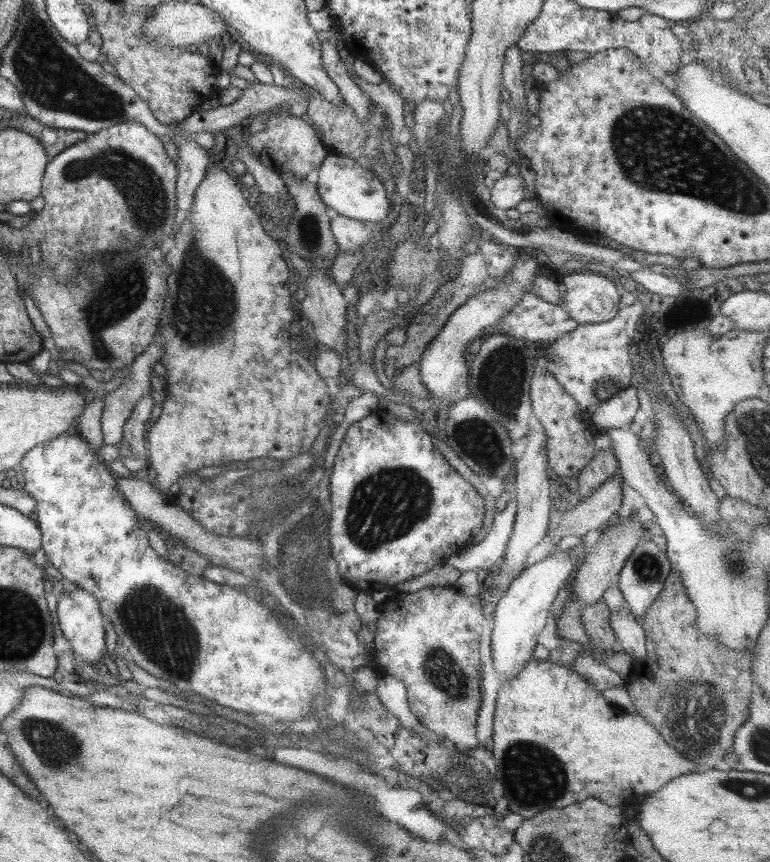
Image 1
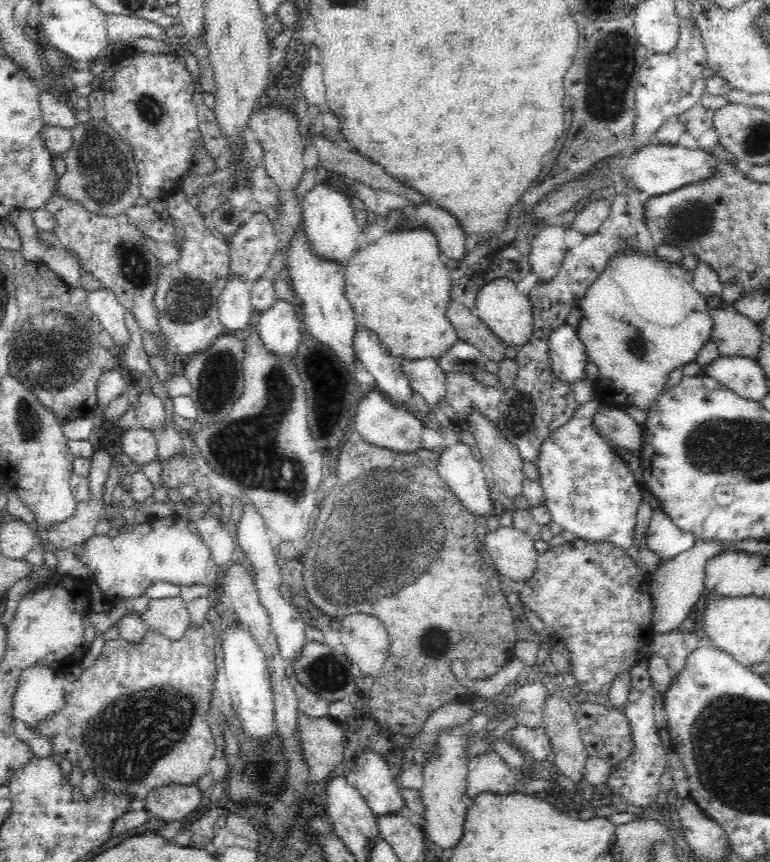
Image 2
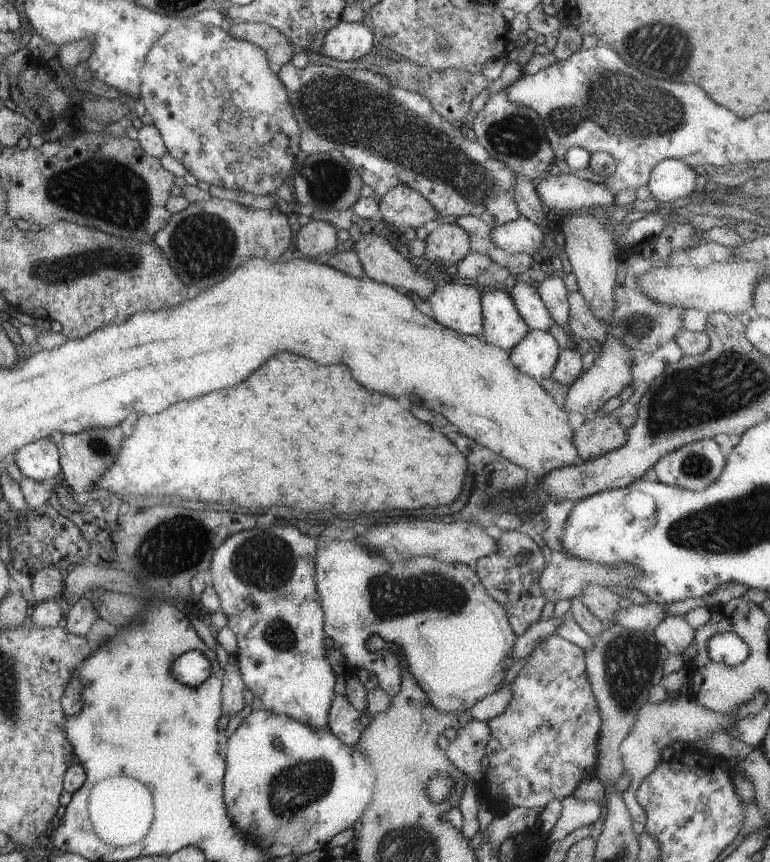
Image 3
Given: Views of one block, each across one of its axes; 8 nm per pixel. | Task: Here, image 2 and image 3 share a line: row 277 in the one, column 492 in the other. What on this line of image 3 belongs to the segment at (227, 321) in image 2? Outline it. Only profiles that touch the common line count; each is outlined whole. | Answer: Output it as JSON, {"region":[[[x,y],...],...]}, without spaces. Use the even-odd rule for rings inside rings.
{"region":[[[522,216],[492,228],[492,242],[512,254],[528,253],[538,258],[537,253],[544,246],[544,237],[545,232],[540,226]]]}

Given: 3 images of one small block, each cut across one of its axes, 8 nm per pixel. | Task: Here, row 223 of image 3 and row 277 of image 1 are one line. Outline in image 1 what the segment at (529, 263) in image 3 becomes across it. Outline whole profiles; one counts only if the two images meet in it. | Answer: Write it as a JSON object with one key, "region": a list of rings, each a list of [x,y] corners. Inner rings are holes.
{"region":[[[477,255],[464,257],[459,268],[460,271],[454,276],[452,282],[441,285],[436,291],[436,294],[426,304],[422,304],[418,308],[418,312],[414,314],[407,328],[405,343],[401,347],[390,345],[385,351],[386,374],[390,374],[390,378],[392,378],[392,372],[394,370],[402,369],[421,360],[422,353],[427,344],[436,338],[442,326],[450,318],[452,312],[470,298],[474,287],[482,285],[482,281],[488,276],[487,265],[483,259]]]}

